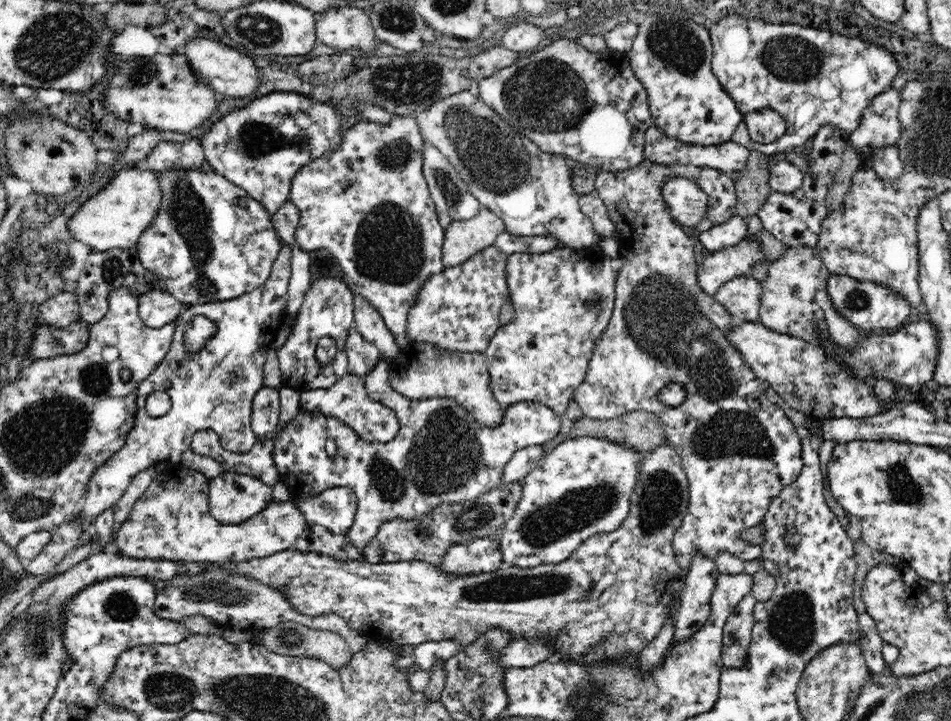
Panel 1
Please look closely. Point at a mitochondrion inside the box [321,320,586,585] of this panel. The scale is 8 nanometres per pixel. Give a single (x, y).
(447, 455)

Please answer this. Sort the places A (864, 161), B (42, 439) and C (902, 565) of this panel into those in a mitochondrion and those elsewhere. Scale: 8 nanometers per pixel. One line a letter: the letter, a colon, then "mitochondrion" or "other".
A: other
B: mitochondrion
C: other

